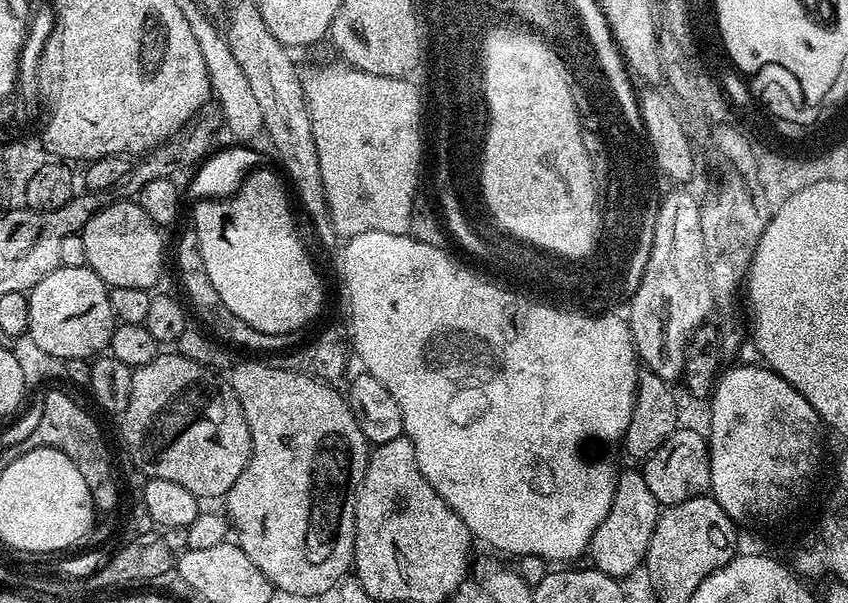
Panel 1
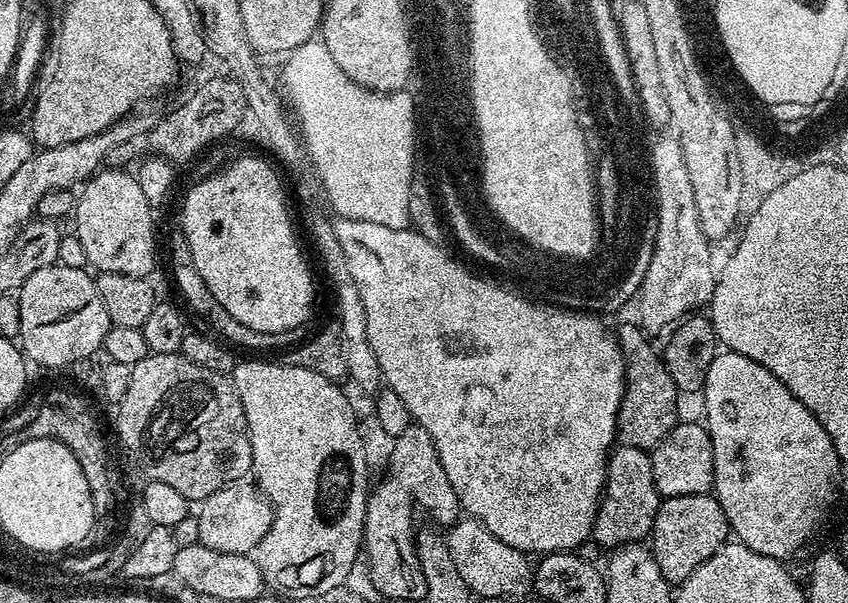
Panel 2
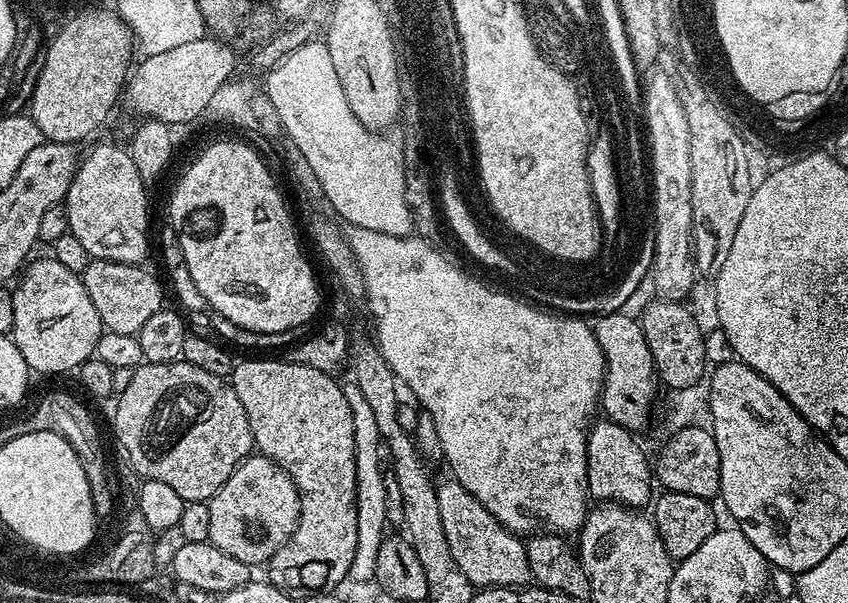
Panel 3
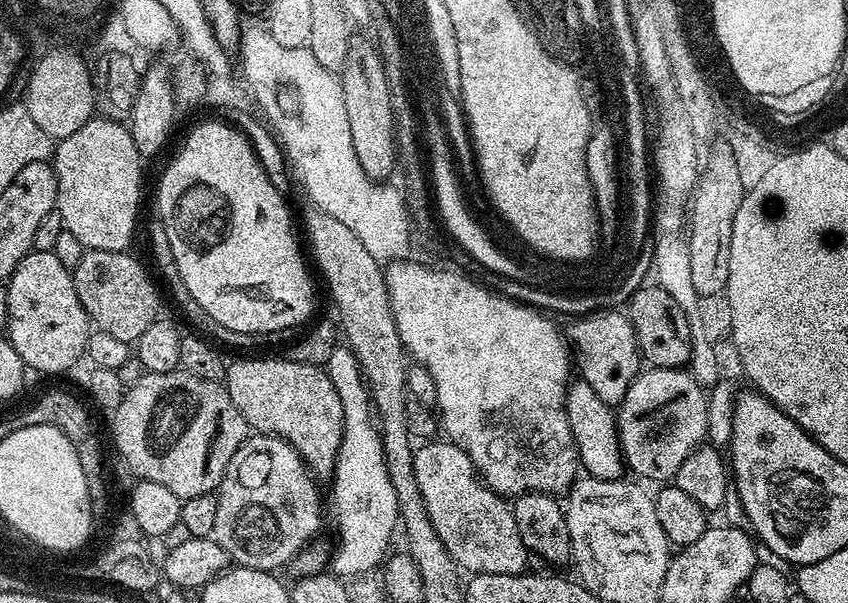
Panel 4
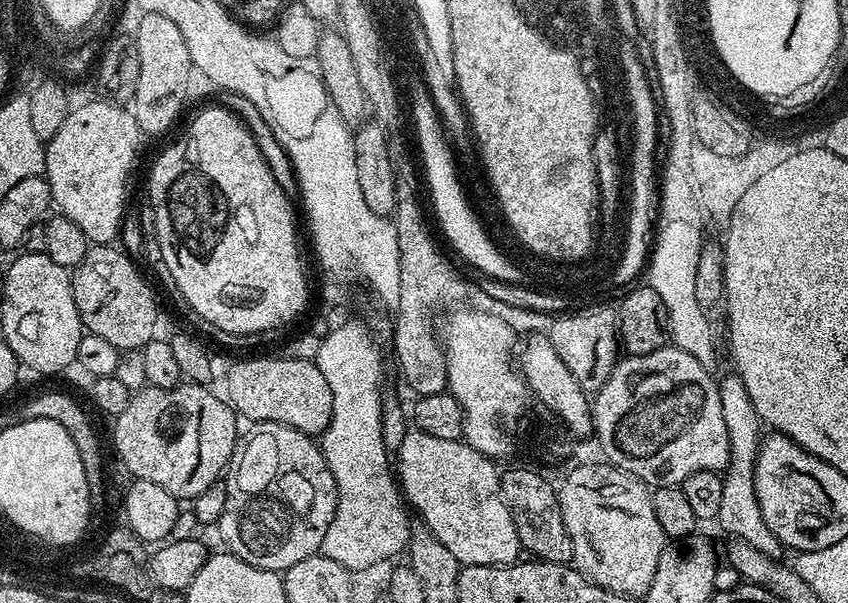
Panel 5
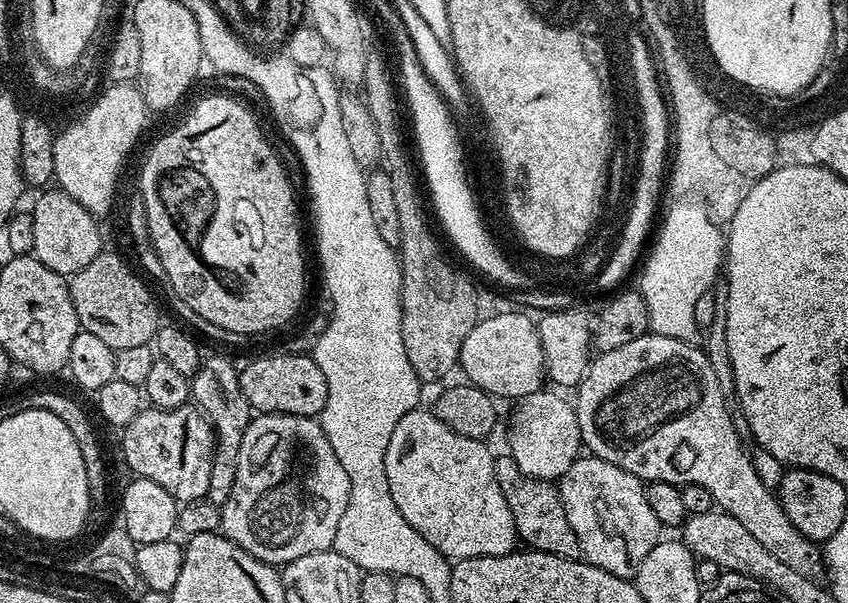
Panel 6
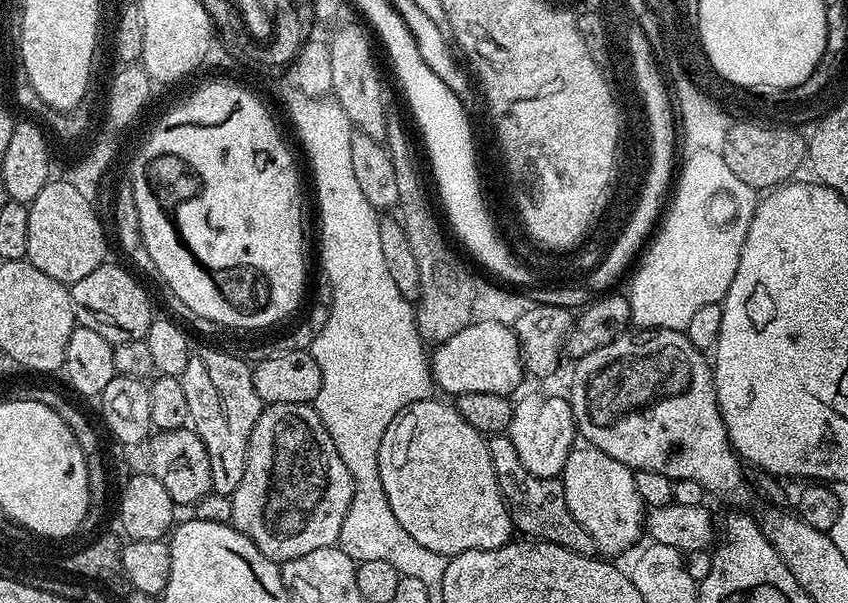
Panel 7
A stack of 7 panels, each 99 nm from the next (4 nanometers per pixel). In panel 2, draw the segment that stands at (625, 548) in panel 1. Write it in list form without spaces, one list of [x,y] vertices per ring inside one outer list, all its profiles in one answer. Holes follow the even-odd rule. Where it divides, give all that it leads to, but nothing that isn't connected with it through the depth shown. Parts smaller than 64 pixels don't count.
[[[625,443],[613,447],[608,458],[608,477],[604,479],[604,495],[600,497],[600,509],[596,511],[596,521],[592,523],[591,539],[597,540],[602,547],[608,548],[607,550],[615,550],[624,547],[625,544],[643,541],[652,531],[661,499],[660,493],[654,486],[651,455],[643,448],[635,448]]]

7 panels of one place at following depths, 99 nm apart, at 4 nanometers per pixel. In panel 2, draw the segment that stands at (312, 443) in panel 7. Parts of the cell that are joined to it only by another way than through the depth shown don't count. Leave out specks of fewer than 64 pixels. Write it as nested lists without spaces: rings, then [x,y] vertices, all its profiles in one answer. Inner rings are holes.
[[[248,482],[229,484],[199,501],[198,508],[200,512],[197,511],[195,517],[200,543],[226,554],[255,553],[258,542],[262,542],[266,530],[272,525],[272,505]]]

